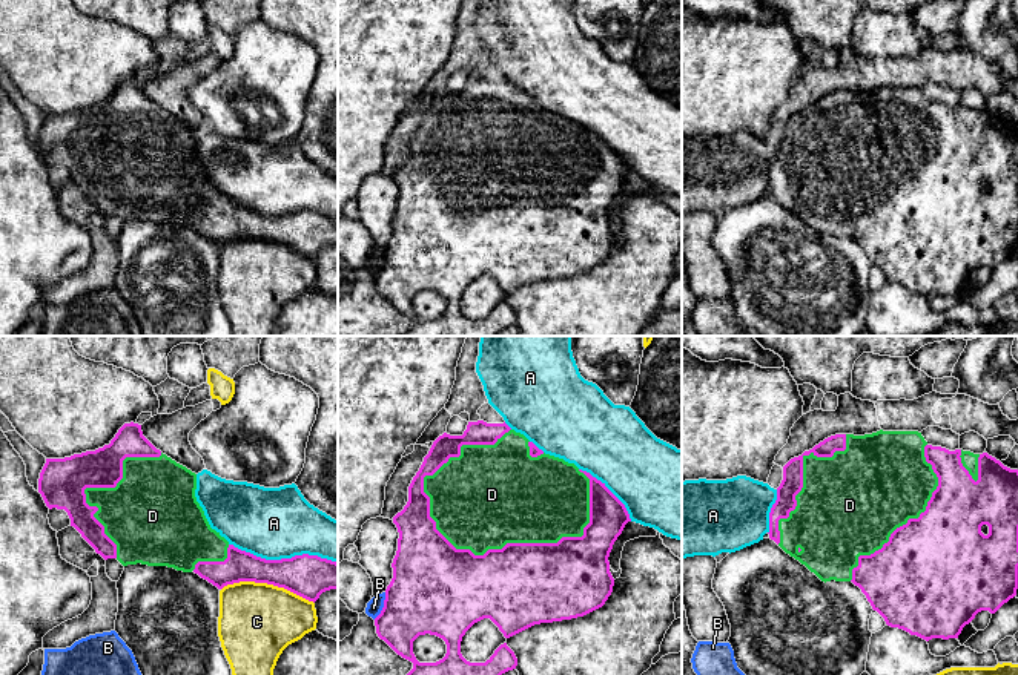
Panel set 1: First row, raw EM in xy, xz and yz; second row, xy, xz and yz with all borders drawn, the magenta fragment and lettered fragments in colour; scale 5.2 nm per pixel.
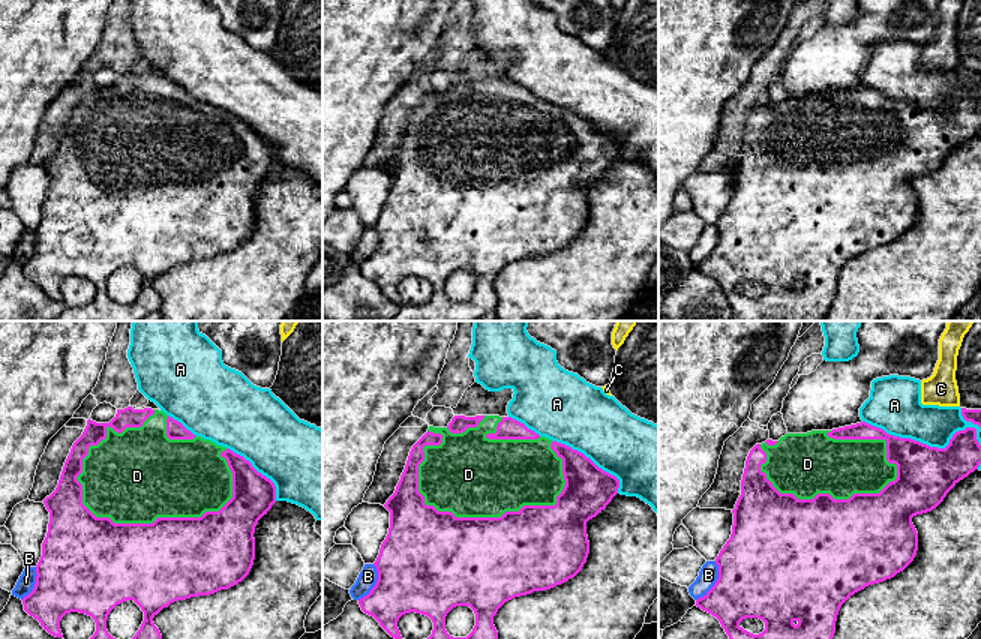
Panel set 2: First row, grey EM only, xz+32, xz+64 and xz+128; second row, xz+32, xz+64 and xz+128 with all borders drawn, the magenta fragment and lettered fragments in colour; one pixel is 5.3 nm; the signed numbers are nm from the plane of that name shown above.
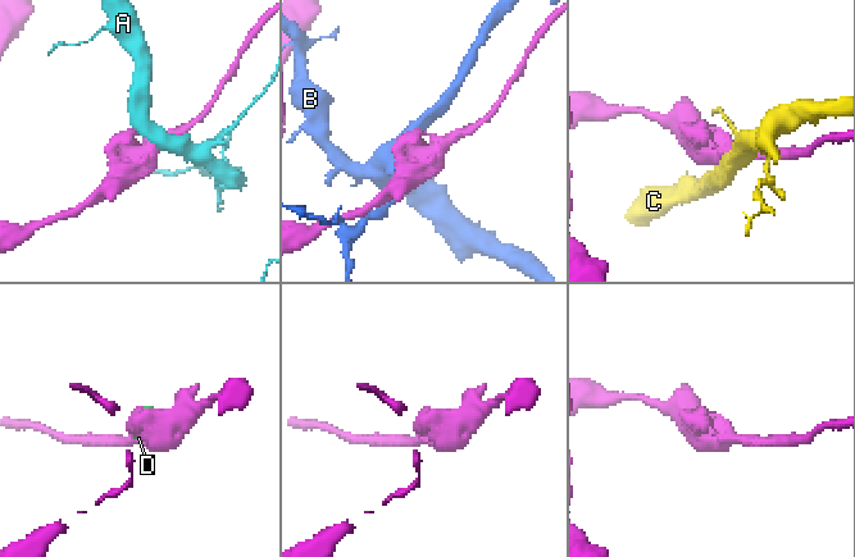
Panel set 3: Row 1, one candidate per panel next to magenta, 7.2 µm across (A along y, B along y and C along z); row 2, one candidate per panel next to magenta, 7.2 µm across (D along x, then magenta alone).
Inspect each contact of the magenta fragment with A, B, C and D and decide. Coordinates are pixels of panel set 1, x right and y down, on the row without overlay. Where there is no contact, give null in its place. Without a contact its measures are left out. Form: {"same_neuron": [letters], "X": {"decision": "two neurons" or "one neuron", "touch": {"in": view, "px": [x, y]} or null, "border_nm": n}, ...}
{"same_neuron": ["D"], "A": {"decision": "two neurons", "touch": {"in": "xy", "px": [283, 215]}, "border_nm": 600}, "B": {"decision": "two neurons", "touch": {"in": "xz", "px": [384, 263]}, "border_nm": 160}, "C": {"decision": "two neurons", "touch": {"in": "xy", "px": [267, 240]}, "border_nm": 500}, "D": {"decision": "one neuron", "touch": {"in": "xz", "px": [518, 200]}, "border_nm": 900}}

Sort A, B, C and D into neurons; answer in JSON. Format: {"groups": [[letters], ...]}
{"groups": [["A"], ["B"], ["C"], ["D"]]}

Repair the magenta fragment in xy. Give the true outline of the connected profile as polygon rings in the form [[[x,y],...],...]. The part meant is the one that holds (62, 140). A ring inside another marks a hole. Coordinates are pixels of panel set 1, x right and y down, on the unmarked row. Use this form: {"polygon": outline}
{"polygon": [[[124,80],[109,101],[95,107],[74,110],[64,115],[46,115],[40,129],[38,149],[49,166],[64,166],[81,193],[104,216],[117,215],[123,222],[167,222],[183,229],[195,229],[218,245],[240,238],[267,239],[284,244],[309,258],[330,245],[338,245],[338,219],[318,212],[295,212],[292,215],[266,216],[230,201],[210,184],[203,164],[195,153],[197,130],[157,106],[138,80]]]}

